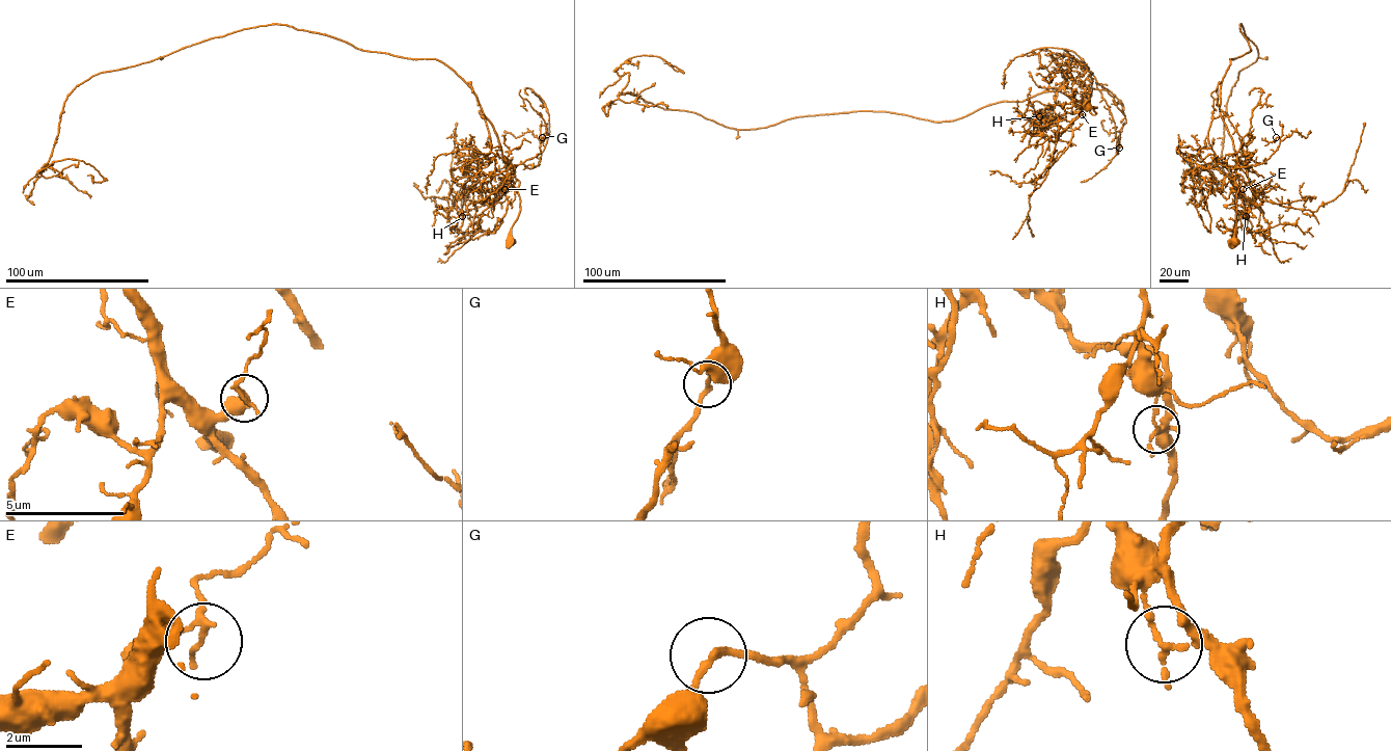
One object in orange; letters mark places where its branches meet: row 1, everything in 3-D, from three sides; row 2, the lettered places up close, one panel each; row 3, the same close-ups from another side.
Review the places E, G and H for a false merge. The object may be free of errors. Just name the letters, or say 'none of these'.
H

